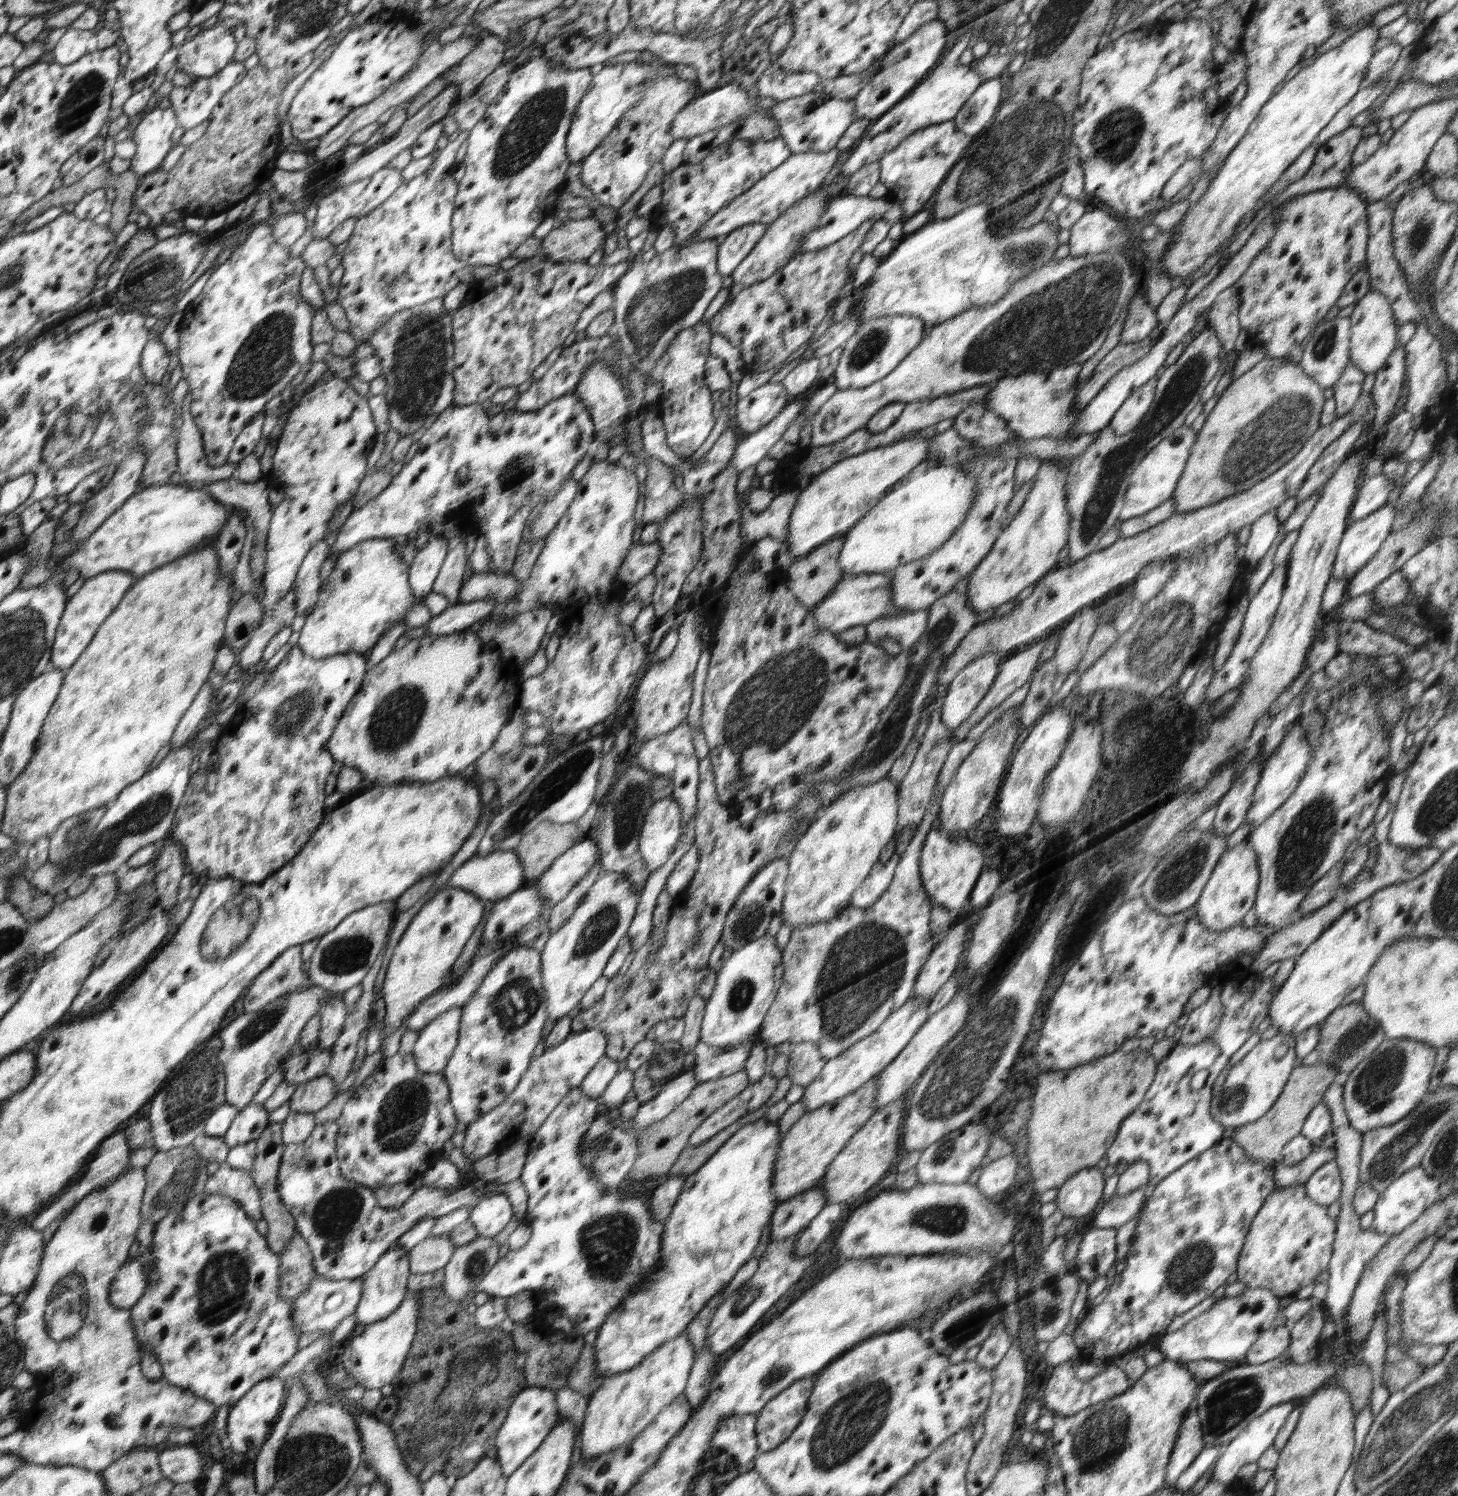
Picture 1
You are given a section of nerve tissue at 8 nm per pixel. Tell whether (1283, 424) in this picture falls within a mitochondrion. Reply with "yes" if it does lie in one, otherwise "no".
yes

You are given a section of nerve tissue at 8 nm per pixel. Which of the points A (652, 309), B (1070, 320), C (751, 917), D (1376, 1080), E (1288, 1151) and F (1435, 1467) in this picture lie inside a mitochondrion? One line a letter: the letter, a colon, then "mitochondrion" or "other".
A: mitochondrion
B: mitochondrion
C: mitochondrion
D: mitochondrion
E: other
F: mitochondrion

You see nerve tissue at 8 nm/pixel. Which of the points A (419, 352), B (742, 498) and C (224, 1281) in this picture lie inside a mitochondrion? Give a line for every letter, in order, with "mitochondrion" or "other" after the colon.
A: mitochondrion
B: other
C: mitochondrion

